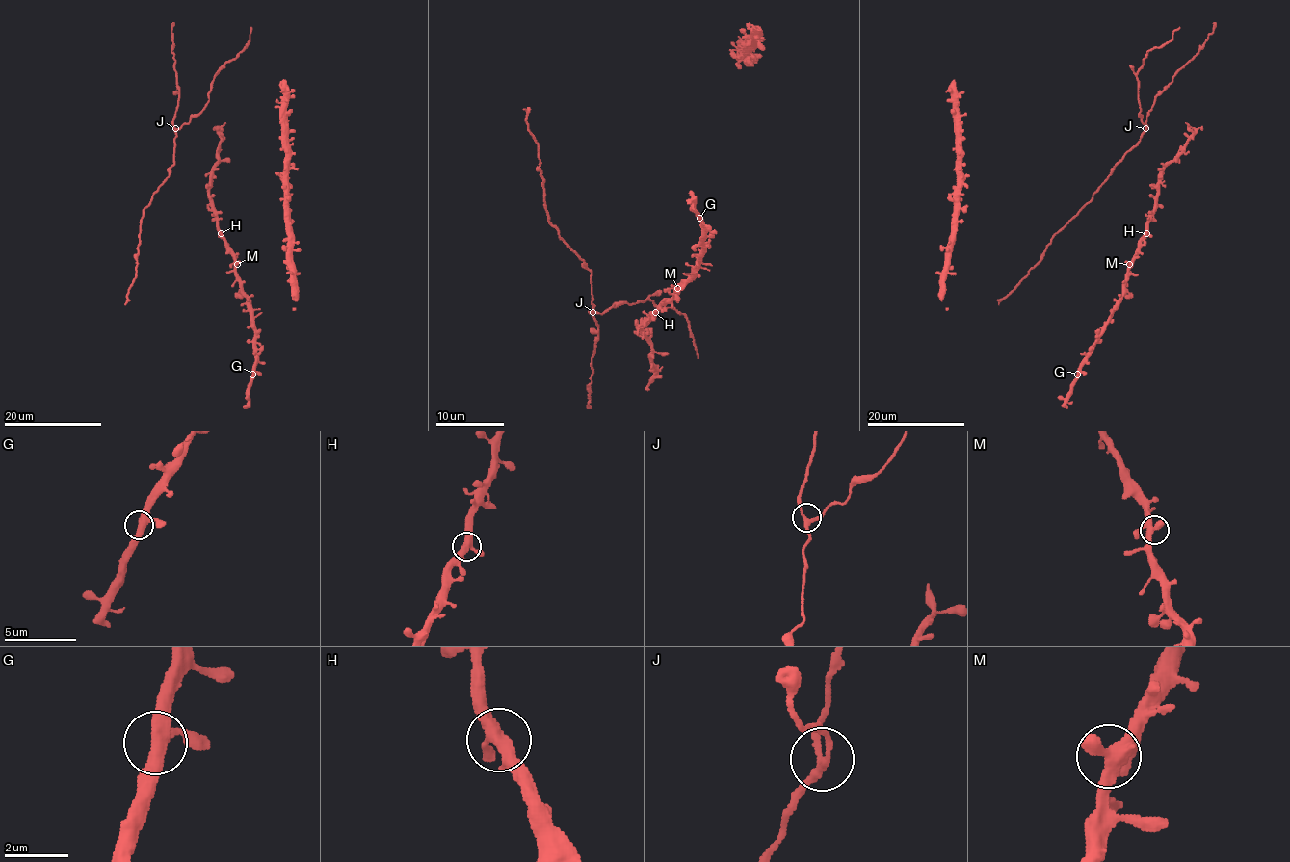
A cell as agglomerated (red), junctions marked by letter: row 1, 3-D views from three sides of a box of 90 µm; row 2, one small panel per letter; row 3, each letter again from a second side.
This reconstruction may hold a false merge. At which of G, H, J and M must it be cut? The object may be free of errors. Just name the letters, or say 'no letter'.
no letter

